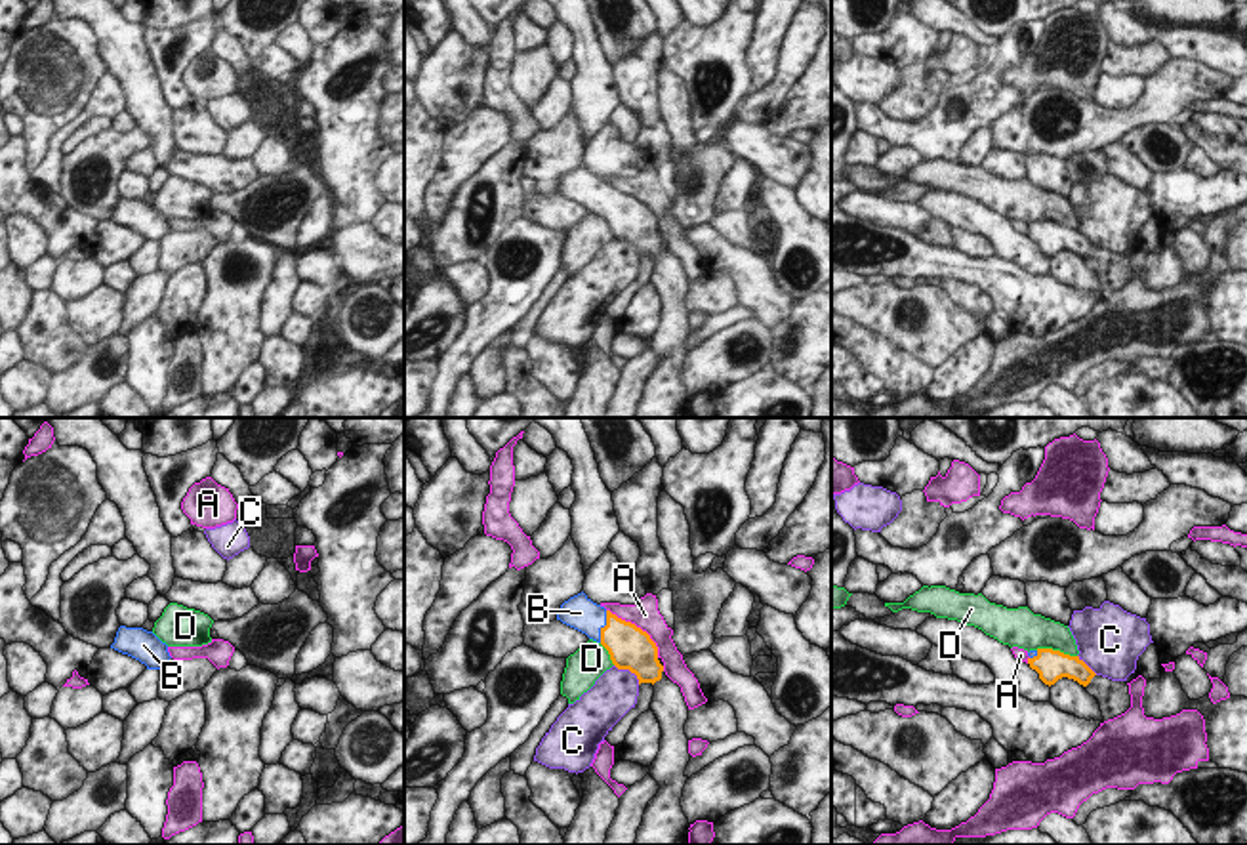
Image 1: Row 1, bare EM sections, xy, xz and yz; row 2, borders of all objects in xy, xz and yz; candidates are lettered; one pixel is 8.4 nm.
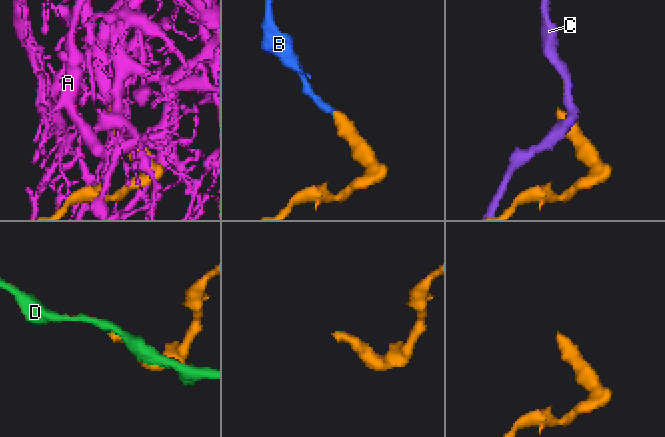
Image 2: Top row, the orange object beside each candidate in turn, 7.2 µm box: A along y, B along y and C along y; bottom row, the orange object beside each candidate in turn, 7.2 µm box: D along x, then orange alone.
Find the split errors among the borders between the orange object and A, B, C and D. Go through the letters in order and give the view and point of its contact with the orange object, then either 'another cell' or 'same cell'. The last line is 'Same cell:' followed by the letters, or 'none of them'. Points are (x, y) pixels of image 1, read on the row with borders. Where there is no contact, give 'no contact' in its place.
A: contact xz (639, 628); another cell
B: contact xz (605, 626); same cell
C: contact xz (630, 670); another cell
D: contact yz (1057, 651); another cell
Same cell: B

